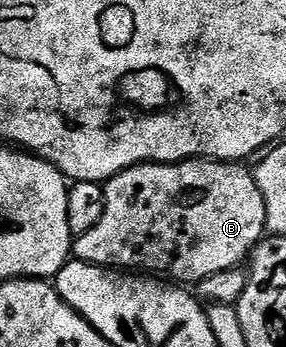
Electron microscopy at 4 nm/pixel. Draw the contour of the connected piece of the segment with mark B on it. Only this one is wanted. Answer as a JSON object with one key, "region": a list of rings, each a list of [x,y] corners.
{"region":[[[193,158],[180,160],[176,164],[136,164],[132,168],[122,170],[103,185],[104,209],[102,210],[102,218],[98,218],[98,226],[94,226],[94,230],[86,230],[86,234],[75,237],[72,256],[87,264],[98,264],[117,270],[135,270],[137,273],[151,274],[156,278],[167,278],[180,286],[194,286],[202,278],[210,278],[219,272],[243,265],[249,259],[252,249],[266,236],[262,190],[258,190],[255,175],[249,169],[247,172],[244,167],[245,165],[240,162]]]}

